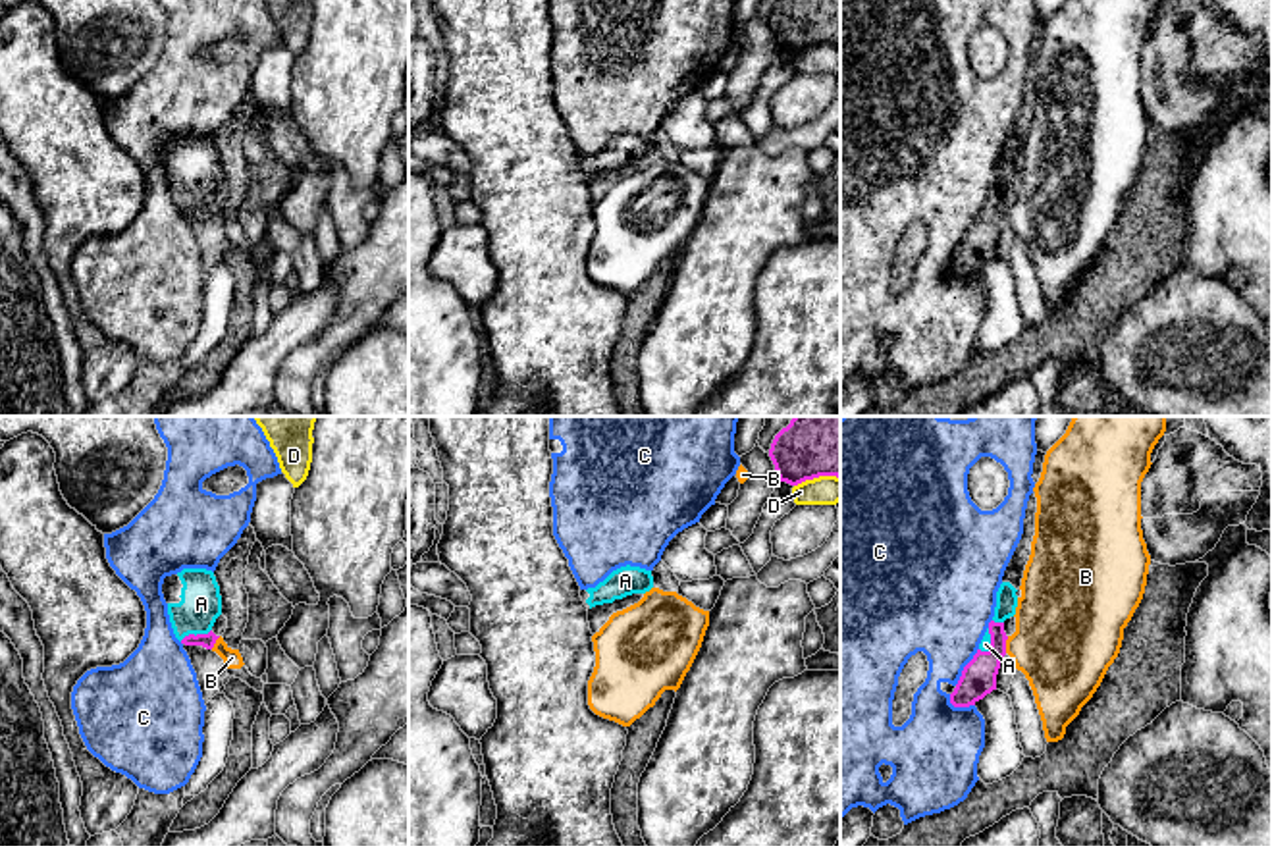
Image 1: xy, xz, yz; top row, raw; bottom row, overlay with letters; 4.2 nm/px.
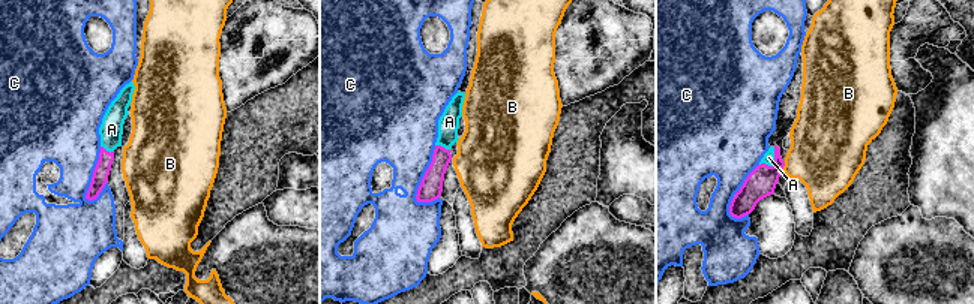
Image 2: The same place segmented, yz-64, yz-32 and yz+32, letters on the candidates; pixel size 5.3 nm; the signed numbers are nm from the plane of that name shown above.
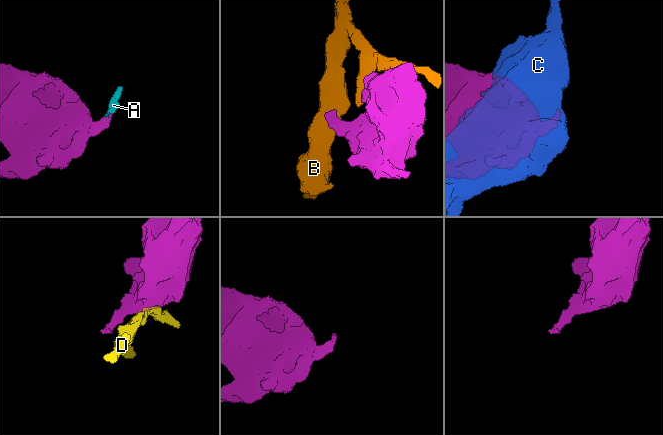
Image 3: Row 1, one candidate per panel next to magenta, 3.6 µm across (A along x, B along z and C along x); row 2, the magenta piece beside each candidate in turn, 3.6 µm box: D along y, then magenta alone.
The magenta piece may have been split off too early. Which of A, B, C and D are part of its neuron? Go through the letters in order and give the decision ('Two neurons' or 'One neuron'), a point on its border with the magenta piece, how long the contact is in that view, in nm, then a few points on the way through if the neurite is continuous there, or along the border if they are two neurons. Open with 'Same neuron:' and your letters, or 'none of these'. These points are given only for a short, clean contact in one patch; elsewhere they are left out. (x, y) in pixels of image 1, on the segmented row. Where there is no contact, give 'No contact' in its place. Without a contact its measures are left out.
Same neuron: A
A: One neuron. Touches magenta at xy (193, 634). Shared border 140 nm. Path across: xy (207, 640), (193, 634), (193, 617), (201, 604)
B: Two neurons. Touches magenta at yz (1005, 644). Shared border 70 nm
C: Two neurons. Touches magenta at yz (964, 667). Shared border 190 nm
D: Two neurons. Touches magenta at xz (816, 476). Shared border 200 nm

